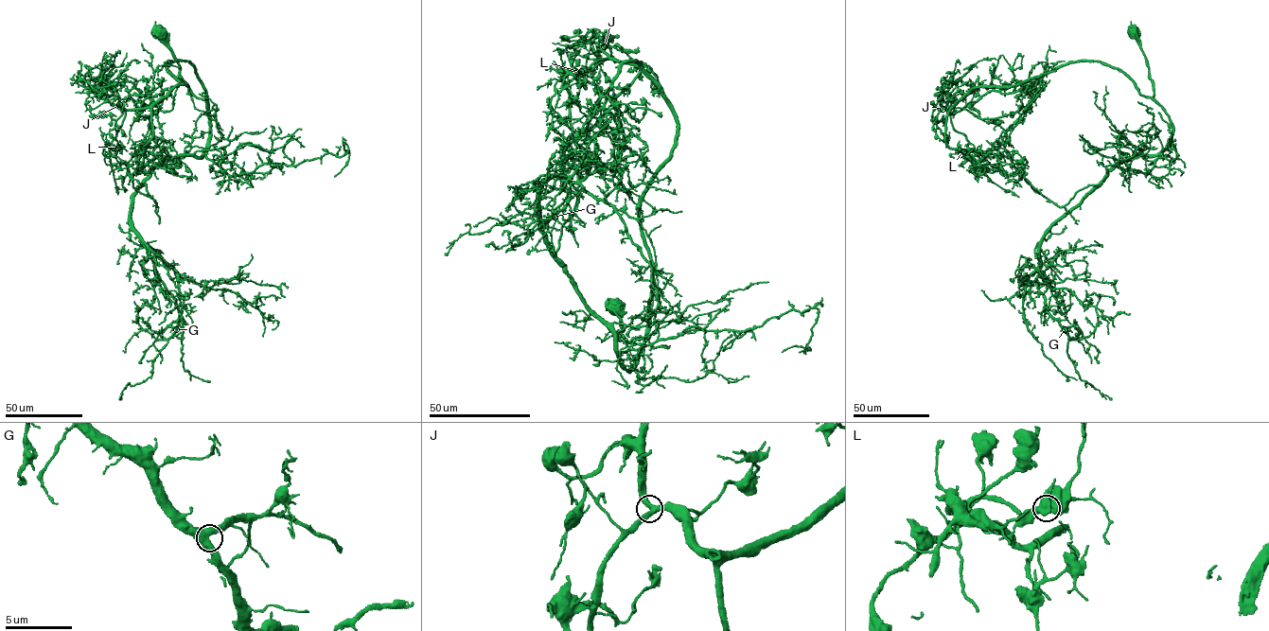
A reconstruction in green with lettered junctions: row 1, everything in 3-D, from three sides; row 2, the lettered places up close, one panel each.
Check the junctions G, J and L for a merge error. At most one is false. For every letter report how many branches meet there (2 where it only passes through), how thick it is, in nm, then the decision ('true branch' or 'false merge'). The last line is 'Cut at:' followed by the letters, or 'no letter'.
G: 3 branches meet; 500 nm thick; true branch
J: 3 branches meet; 460 nm thick; true branch
L: 3 branches meet; 550 nm thick; true branch
Cut at: no letter

